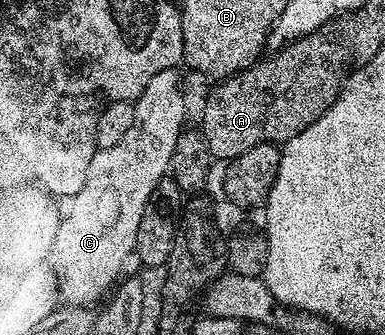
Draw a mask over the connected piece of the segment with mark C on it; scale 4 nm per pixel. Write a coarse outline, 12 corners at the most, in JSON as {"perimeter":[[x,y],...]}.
{"perimeter":[[176,70],[97,149],[52,241],[59,297],[92,306],[133,257],[186,126]]}

